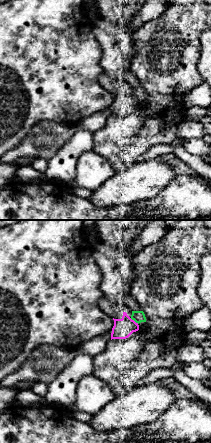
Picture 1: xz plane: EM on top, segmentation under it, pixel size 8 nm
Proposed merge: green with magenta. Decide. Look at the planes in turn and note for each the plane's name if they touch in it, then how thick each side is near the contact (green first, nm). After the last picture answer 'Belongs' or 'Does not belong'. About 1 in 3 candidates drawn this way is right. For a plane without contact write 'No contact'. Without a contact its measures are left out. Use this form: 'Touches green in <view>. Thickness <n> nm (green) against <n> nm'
Touches green in xz. Thickness 100 nm (green) against 160 nm

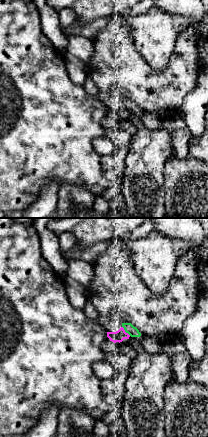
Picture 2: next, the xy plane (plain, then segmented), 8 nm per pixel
Touches green in xy. Thickness 80 nm (green) against 90 nm

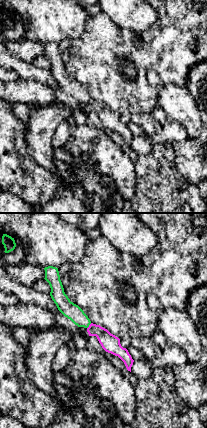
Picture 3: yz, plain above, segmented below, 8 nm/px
Touches green in yz. Thickness 130 nm (green) against 150 nm

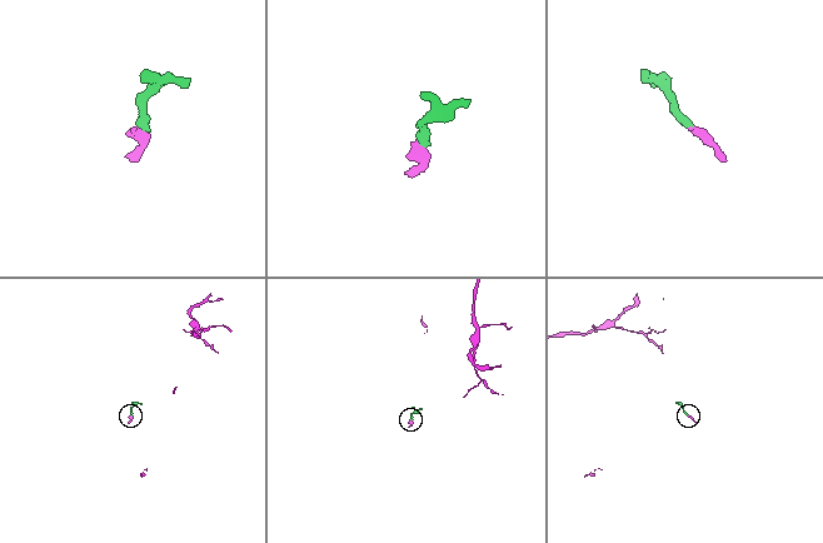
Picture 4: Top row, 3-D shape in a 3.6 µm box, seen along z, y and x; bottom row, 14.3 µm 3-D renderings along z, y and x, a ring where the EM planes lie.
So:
Does not belong

